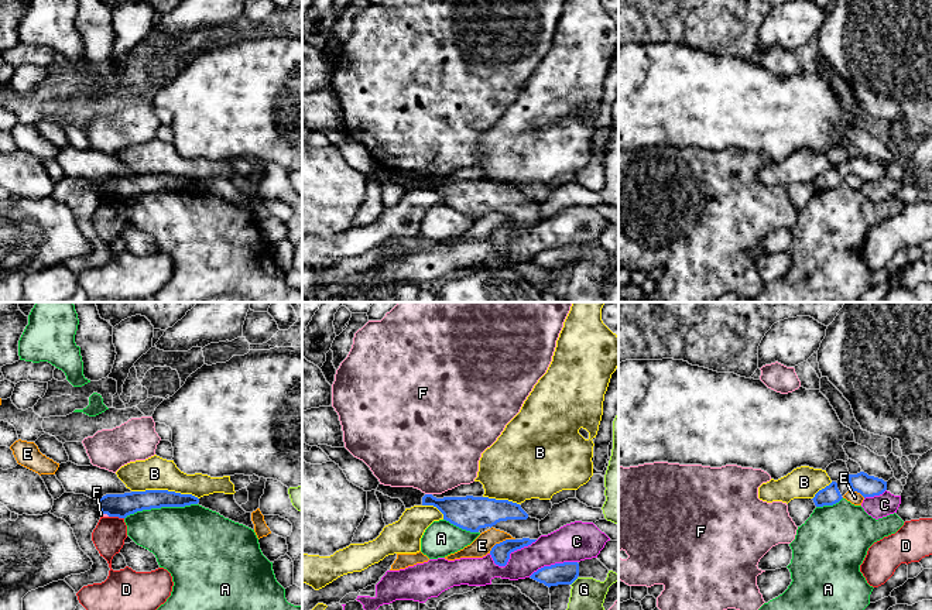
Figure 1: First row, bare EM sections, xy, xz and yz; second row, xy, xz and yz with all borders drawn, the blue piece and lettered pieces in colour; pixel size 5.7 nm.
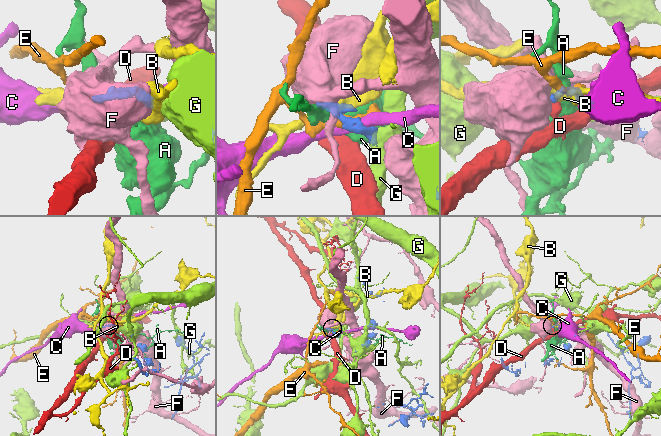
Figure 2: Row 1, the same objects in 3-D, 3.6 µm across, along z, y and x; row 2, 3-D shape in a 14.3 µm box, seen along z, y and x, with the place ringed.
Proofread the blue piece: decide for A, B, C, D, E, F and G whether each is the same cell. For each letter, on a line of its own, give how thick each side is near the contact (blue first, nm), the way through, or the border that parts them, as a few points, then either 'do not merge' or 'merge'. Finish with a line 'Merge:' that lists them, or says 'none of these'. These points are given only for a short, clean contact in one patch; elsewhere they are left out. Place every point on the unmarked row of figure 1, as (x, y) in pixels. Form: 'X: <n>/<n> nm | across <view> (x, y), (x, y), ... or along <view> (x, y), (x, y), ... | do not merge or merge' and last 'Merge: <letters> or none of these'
A: 130/400 nm | do not merge
B: 130/190 nm | do not merge
C: 110/180 nm | do not merge
D: 130/180 nm | along xy (109, 199), (123, 202) | do not merge
E: 110/110 nm | along xz (514, 222), (497, 226), (489, 236) | do not merge
F: 190/460 nm | do not merge
G: 130/220 nm | along xz (578, 261), (571, 268) | do not merge
Merge: none of these

